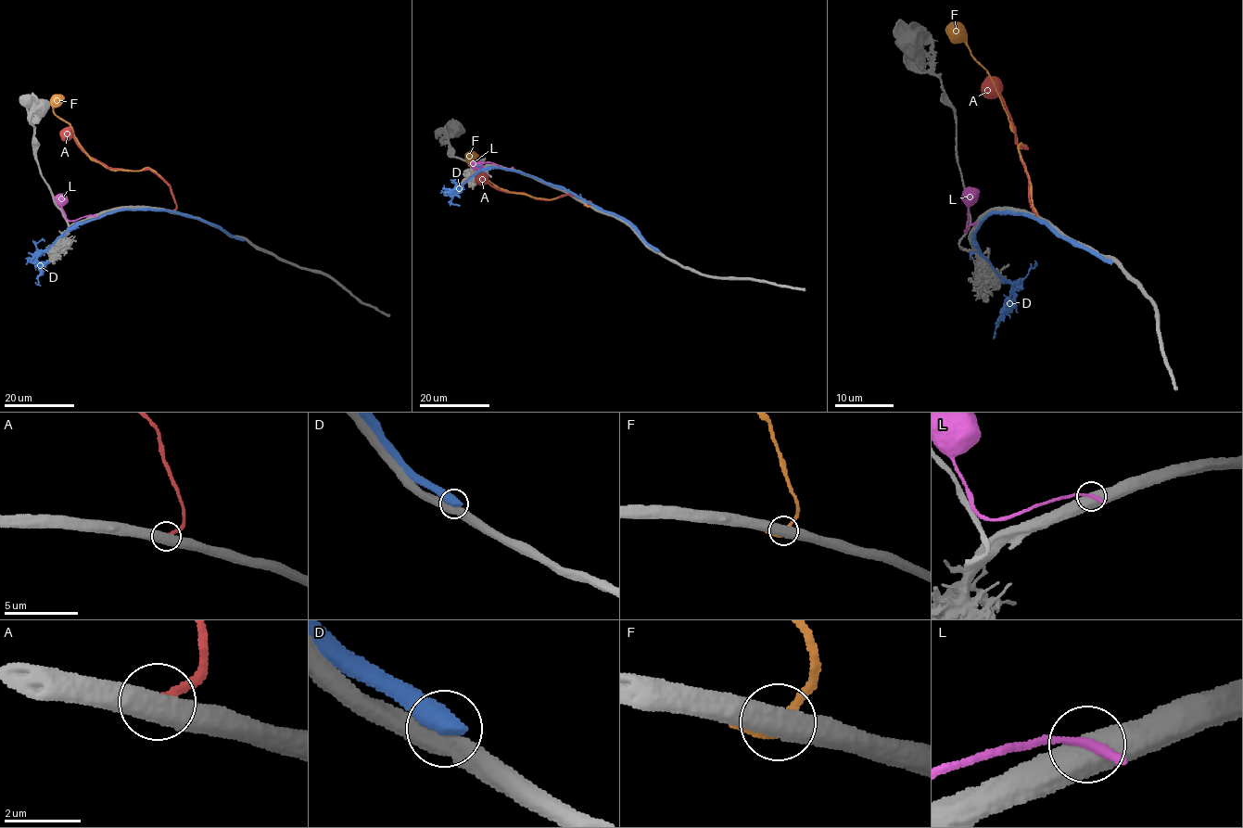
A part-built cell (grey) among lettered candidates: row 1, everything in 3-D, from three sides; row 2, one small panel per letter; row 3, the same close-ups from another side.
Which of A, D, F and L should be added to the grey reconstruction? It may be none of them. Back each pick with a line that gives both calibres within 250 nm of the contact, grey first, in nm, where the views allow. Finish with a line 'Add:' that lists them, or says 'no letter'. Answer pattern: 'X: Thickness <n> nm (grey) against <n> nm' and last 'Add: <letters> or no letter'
Add: no letter

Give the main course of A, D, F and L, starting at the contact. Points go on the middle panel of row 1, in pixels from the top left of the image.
A: (587, 205), (591, 202), (570, 195), (541, 200), (524, 194), (504, 192), (487, 183), (481, 183), (475, 176)
D: (657, 250), (628, 222), (539, 179), (504, 168), (483, 168), (452, 191), (455, 179)
F: (589, 206), (591, 204), (571, 195), (551, 199), (501, 188), (468, 165), (475, 157), (474, 152)
L: (509, 168), (485, 162), (476, 164), (477, 169)

